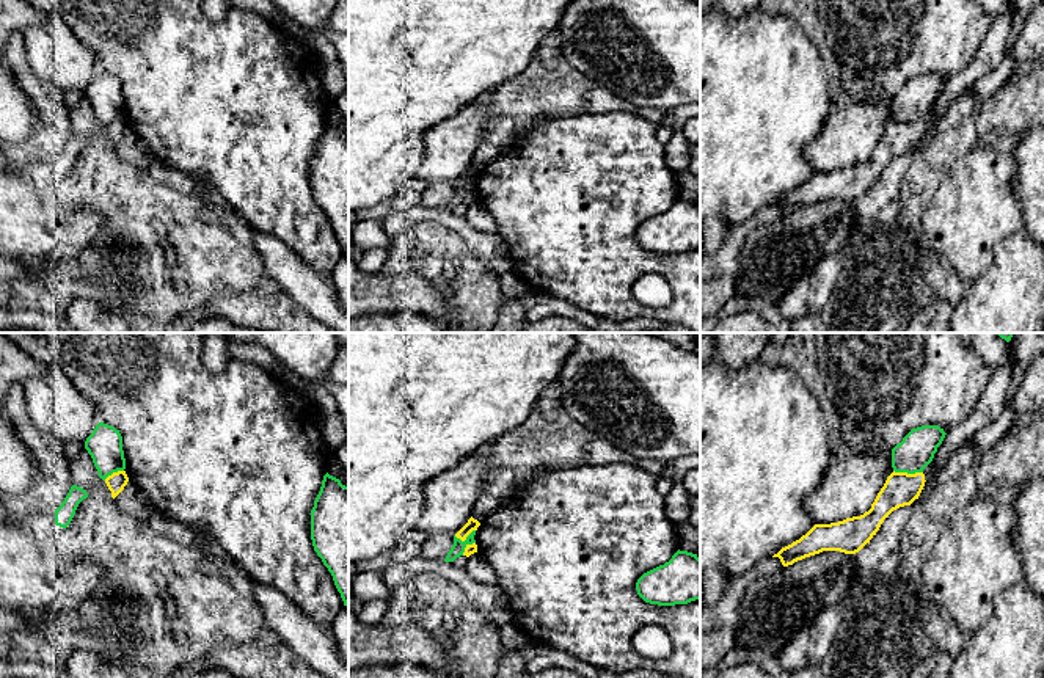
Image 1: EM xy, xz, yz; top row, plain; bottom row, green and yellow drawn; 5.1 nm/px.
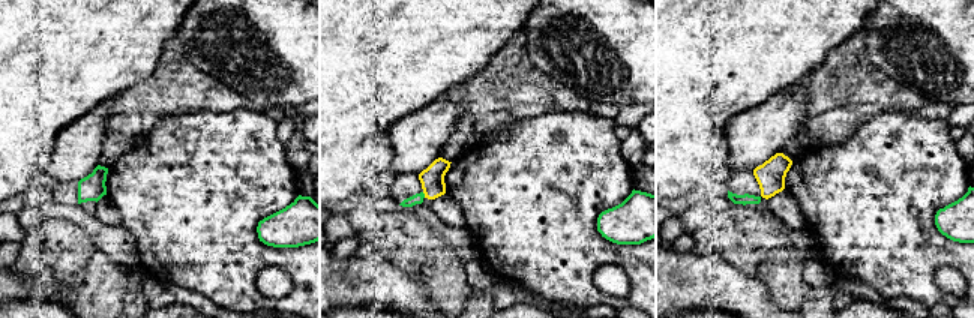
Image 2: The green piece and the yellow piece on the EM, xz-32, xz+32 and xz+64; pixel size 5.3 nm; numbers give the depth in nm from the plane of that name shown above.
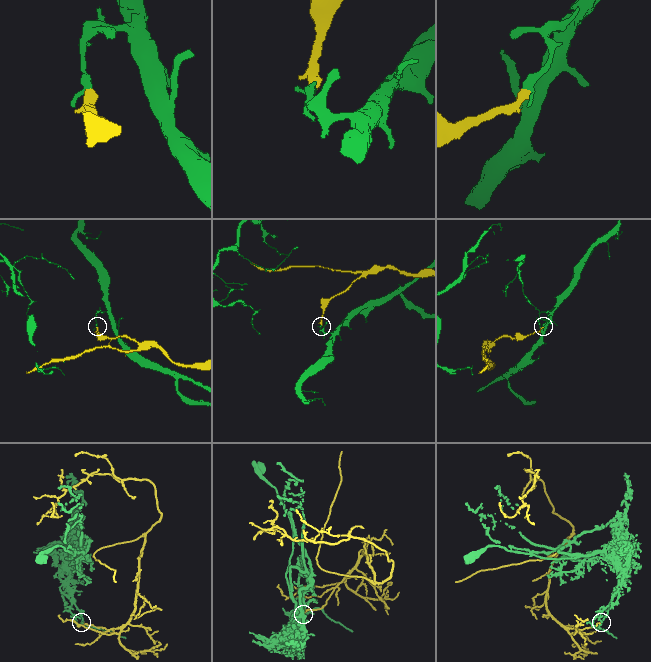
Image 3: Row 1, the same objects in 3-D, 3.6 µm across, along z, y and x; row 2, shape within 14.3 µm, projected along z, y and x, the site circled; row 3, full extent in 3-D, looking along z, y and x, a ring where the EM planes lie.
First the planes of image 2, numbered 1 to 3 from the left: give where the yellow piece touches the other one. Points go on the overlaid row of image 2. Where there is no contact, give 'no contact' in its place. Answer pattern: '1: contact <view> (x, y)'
1: no contact
2: contact xz+32 (423, 195)
3: no contact

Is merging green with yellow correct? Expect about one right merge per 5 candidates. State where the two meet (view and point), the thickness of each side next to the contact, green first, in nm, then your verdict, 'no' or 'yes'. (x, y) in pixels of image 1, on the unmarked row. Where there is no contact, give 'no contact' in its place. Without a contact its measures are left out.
contact yz (908, 121); calibres 180 and 170 nm; no

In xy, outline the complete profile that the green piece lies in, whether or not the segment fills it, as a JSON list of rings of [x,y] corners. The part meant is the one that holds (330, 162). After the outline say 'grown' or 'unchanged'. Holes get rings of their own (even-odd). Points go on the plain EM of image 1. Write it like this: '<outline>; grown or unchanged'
[[[328,121],[311,159],[311,188],[349,256],[349,135]]]; unchanged

